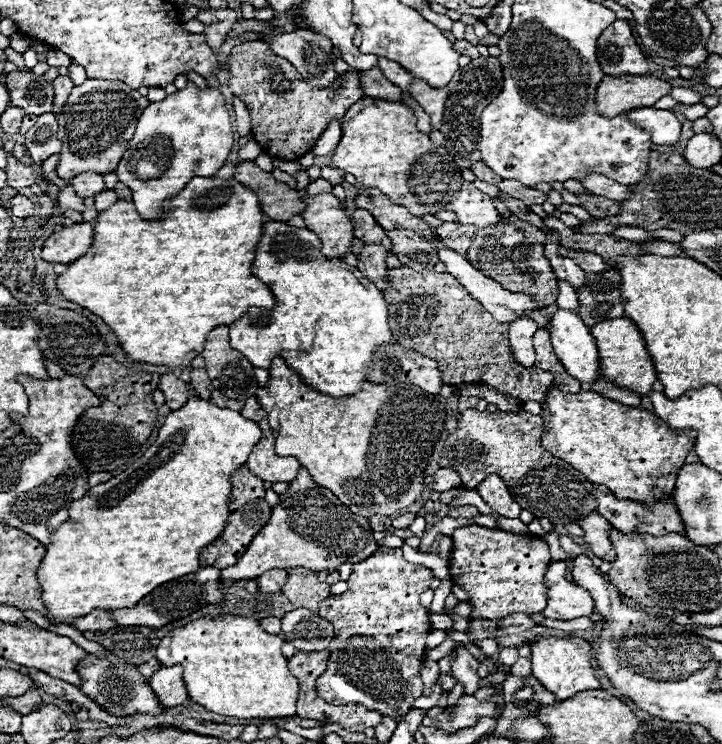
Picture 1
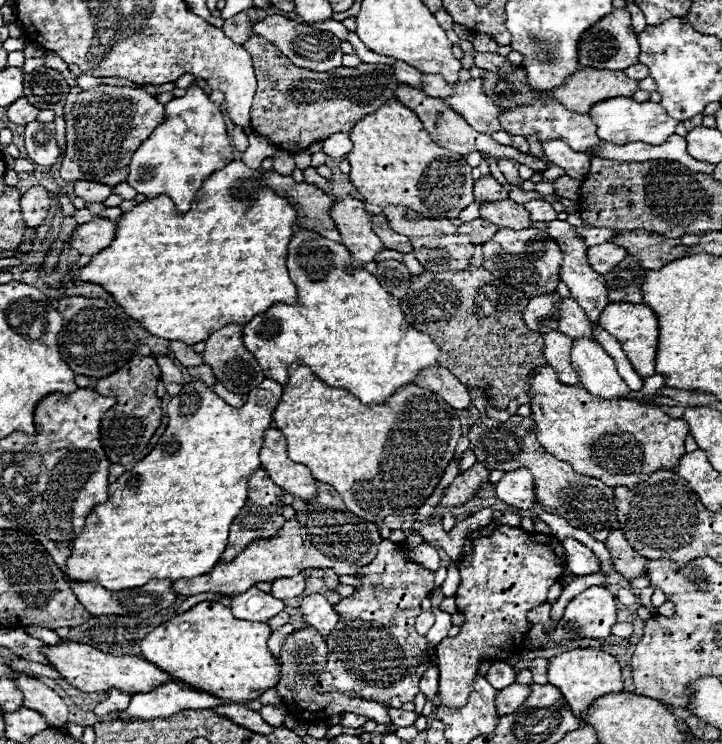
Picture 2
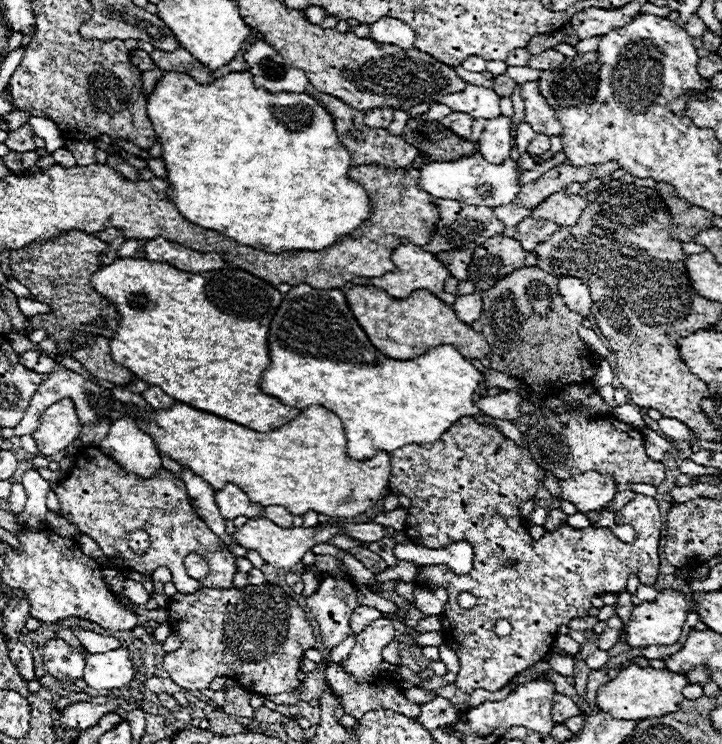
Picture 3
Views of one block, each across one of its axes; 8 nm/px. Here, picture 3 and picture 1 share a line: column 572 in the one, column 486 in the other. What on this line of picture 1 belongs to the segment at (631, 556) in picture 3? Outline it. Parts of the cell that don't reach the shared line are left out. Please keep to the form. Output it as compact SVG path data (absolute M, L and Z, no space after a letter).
M464 526L456 528L452 534L454 546L452 556L448 562L450 578L454 584L468 588L470 604L474 606L472 618L486 618L486 620L502 620L514 612L536 614L542 612L546 606L546 586L544 586L544 572L550 564L548 544L534 534L512 534L496 528L480 528L480 526Z

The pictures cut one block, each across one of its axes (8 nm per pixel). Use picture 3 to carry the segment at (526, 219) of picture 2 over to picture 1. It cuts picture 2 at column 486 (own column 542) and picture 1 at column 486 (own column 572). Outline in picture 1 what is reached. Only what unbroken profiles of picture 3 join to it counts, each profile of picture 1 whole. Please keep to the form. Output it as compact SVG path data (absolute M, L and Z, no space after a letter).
M464 184L454 200L448 204L448 210L458 214L458 224L470 224L470 226L488 226L496 224L498 210L492 204L492 198L488 194L482 194L476 186Z

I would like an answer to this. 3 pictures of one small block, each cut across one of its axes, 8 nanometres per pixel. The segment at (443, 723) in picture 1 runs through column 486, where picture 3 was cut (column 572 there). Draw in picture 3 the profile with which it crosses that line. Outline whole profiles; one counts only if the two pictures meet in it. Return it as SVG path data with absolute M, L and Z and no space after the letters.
M556 694L554 698L554 704L552 704L552 720L554 722L564 722L572 716L578 716L582 714L580 708L572 702L570 696L564 696L564 694Z

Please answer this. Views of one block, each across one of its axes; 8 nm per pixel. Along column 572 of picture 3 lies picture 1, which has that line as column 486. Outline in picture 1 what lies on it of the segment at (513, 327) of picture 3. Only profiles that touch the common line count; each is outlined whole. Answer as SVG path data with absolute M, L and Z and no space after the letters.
M400 266L400 268L392 268L388 270L388 276L384 278L386 288L384 292L384 300L388 302L388 322L390 322L390 332L394 336L394 340L410 350L422 352L424 356L432 358L438 362L438 370L442 374L442 382L444 384L490 384L492 388L496 388L502 394L510 394L522 402L528 400L536 400L536 402L544 402L546 392L552 388L554 376L546 374L542 370L538 370L536 366L532 368L524 368L518 366L518 362L514 362L514 356L510 354L510 346L506 342L506 330L508 324L500 324L492 318L492 314L488 314L480 302L474 302L474 298L470 298L470 294L466 294L464 286L460 282L456 282L456 278L452 278L448 272L434 272L434 270L424 270L424 272L416 272L412 268Z

